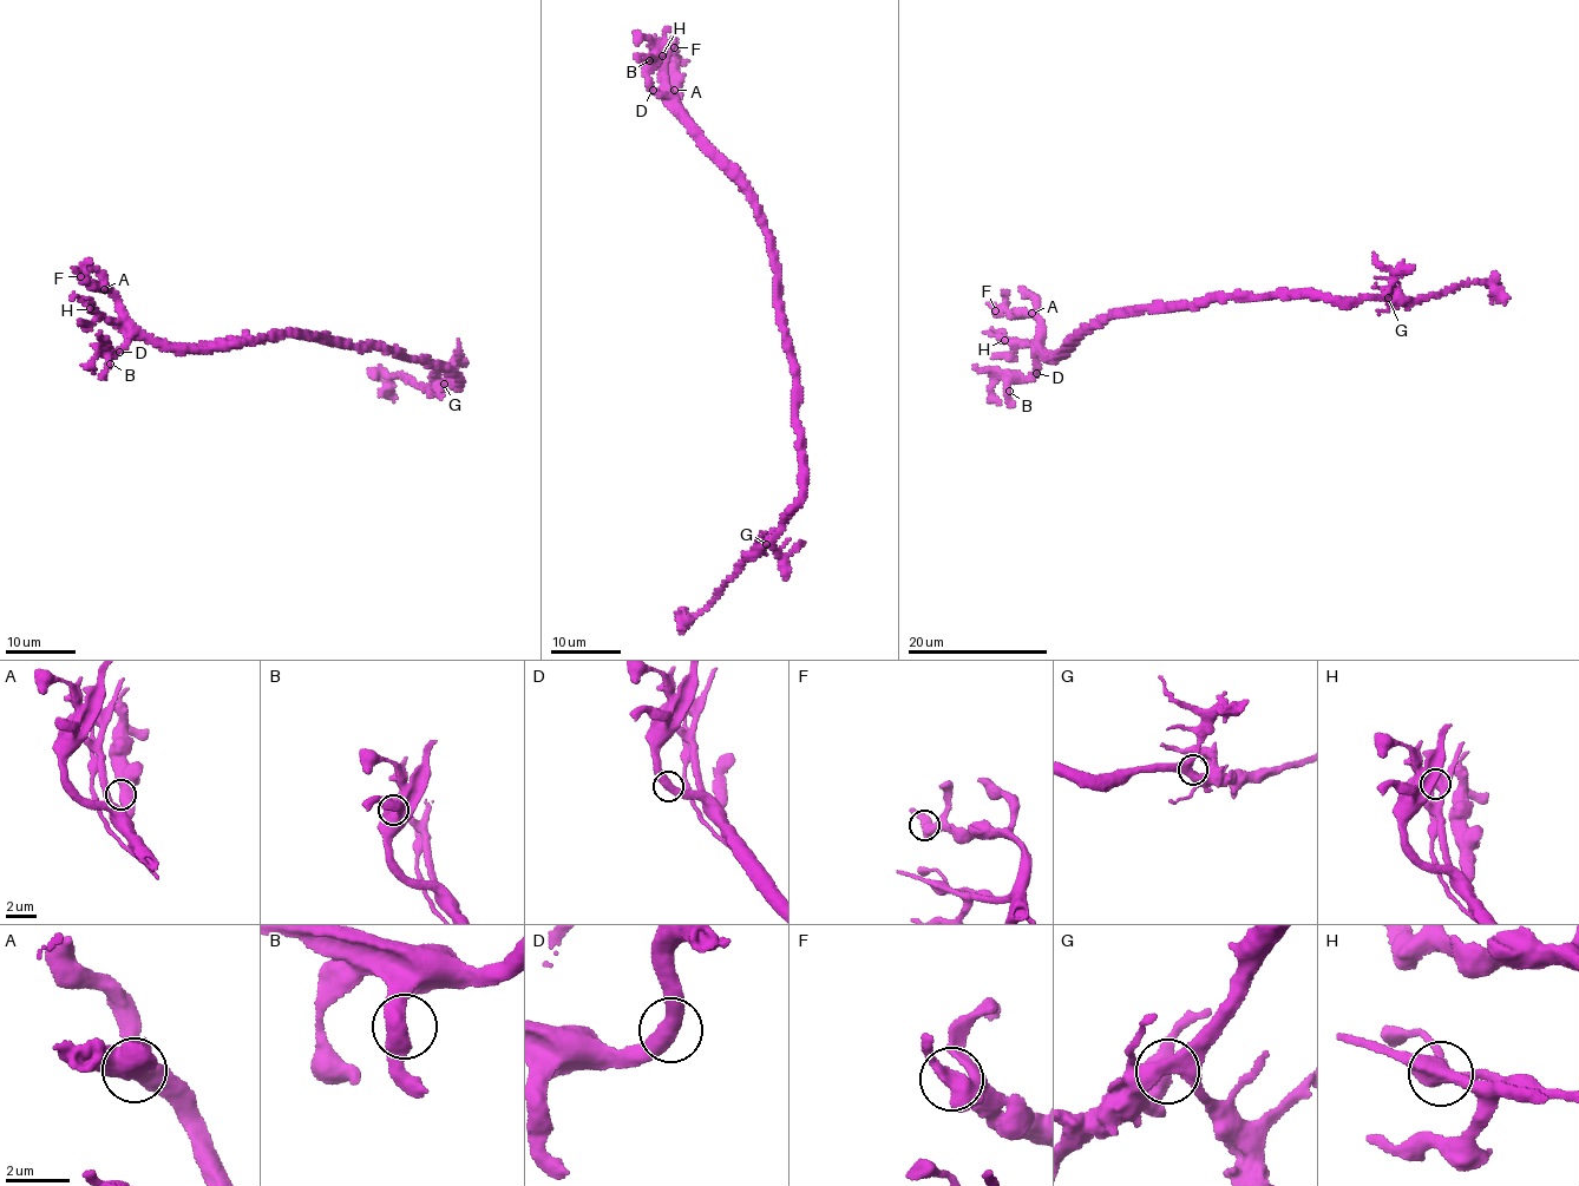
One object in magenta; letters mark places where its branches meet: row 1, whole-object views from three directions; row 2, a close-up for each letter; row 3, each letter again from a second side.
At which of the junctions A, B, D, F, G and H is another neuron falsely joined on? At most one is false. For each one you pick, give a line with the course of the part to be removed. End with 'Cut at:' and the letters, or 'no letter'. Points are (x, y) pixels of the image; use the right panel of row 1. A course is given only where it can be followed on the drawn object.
H: Course of the part to remove: (1004, 340), (1036, 343), (1042, 354), (1054, 354), (1080, 335), (1085, 329), (1082, 323)
Cut at: H

